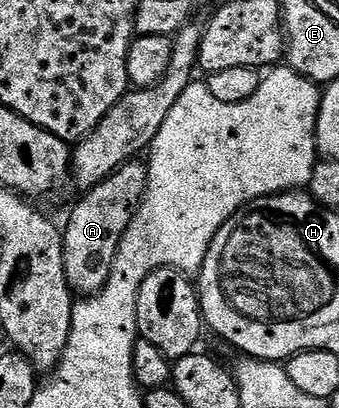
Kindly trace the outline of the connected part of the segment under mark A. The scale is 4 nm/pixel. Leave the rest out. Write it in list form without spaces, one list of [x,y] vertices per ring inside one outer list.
[[[143,161],[123,163],[112,175],[101,180],[96,187],[91,188],[82,196],[83,200],[71,211],[67,219],[67,227],[63,232],[63,256],[65,257],[65,273],[67,283],[75,293],[94,293],[109,281],[109,273],[113,269],[113,261],[117,257],[117,249],[121,245],[121,237],[125,229],[131,224],[143,194],[147,188],[147,164]]]

